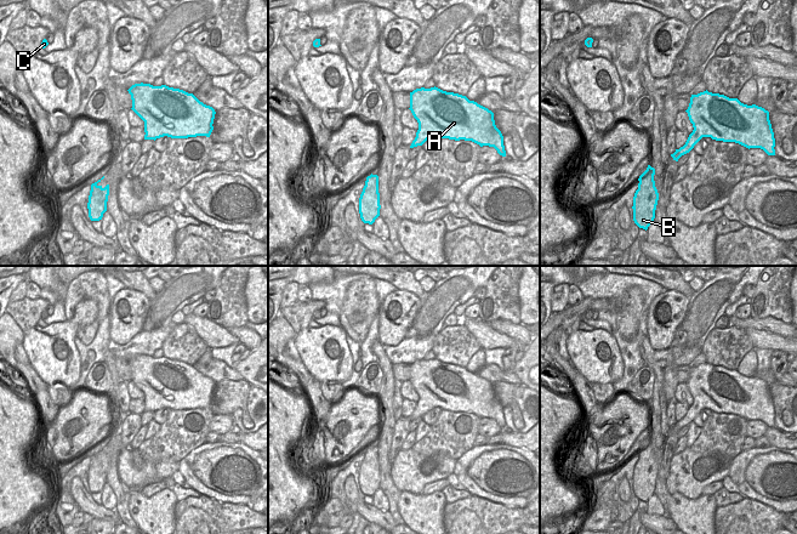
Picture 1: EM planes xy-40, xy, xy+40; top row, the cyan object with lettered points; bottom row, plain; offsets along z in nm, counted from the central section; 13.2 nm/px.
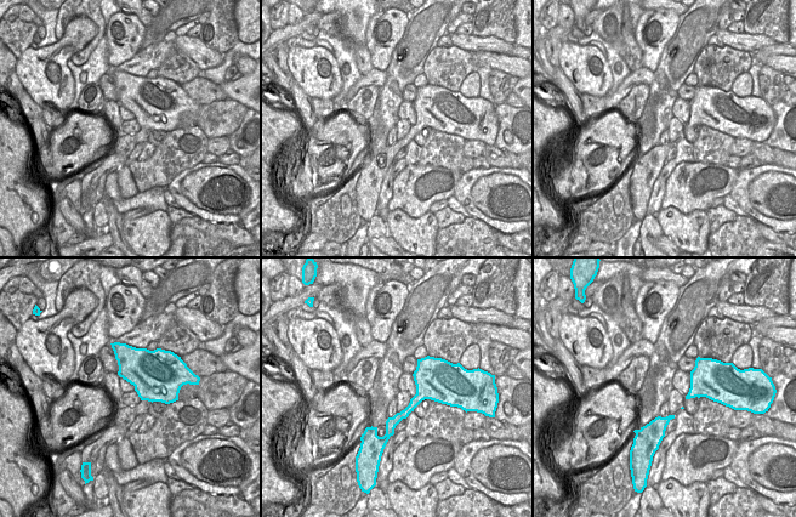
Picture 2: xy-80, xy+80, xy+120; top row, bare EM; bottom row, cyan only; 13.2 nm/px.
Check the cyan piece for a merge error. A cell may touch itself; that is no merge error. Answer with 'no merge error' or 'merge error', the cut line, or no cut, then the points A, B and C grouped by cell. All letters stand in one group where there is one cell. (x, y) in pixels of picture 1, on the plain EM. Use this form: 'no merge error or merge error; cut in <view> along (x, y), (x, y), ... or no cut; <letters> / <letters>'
no merge error; no cut; A B C

